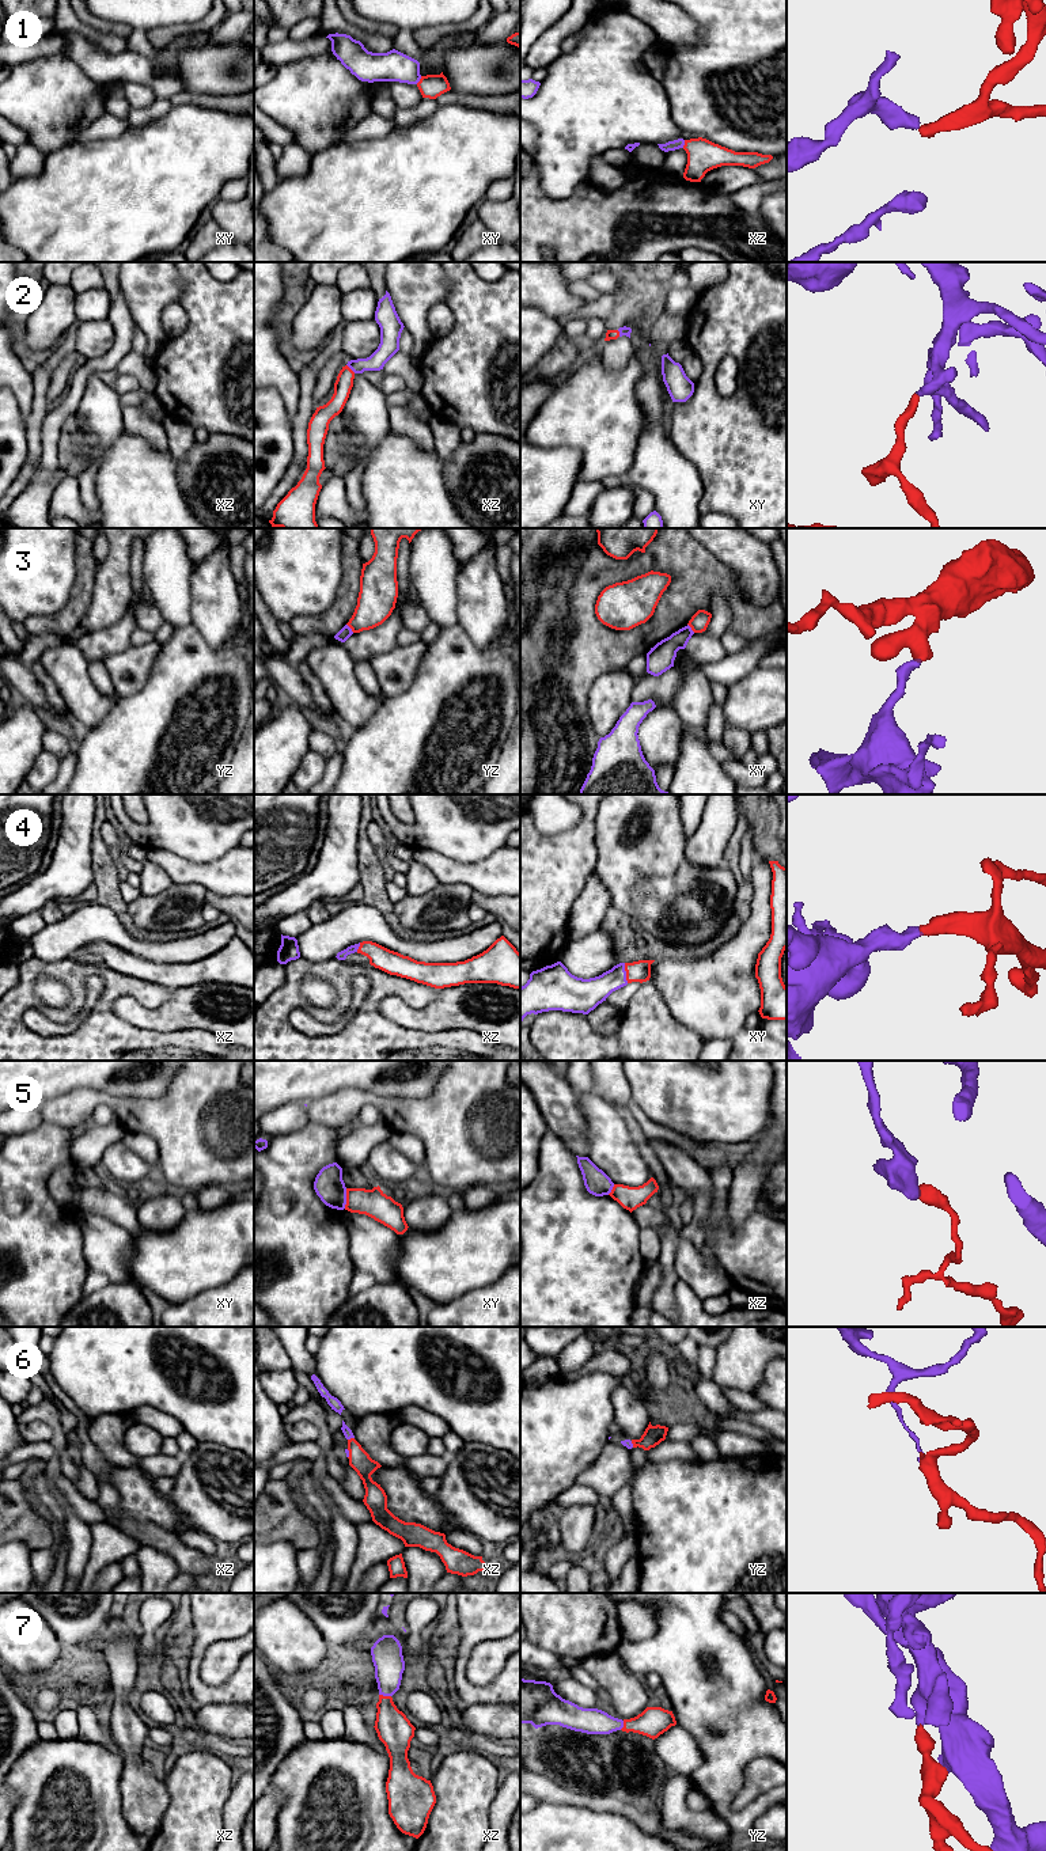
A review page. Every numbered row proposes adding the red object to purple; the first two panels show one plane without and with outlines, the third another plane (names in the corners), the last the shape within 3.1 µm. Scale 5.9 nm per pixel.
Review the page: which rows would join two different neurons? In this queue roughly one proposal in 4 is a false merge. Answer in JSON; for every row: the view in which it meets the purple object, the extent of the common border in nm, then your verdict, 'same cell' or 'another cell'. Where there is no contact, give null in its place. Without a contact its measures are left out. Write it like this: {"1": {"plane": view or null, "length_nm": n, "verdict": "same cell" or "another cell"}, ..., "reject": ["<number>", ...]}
{"1": {"plane": "xy", "length_nm": 60, "verdict": "same cell"}, "2": {"plane": "xz", "length_nm": 80, "verdict": "same cell"}, "3": {"plane": "yz", "length_nm": 70, "verdict": "another cell"}, "4": {"plane": "xy", "length_nm": 120, "verdict": "same cell"}, "5": {"plane": "xy", "length_nm": 120, "verdict": "another cell"}, "6": {"plane": "xz", "length_nm": 40, "verdict": "same cell"}, "7": {"plane": "xz", "length_nm": 70, "verdict": "same cell"}, "reject": ["3", "5"]}

